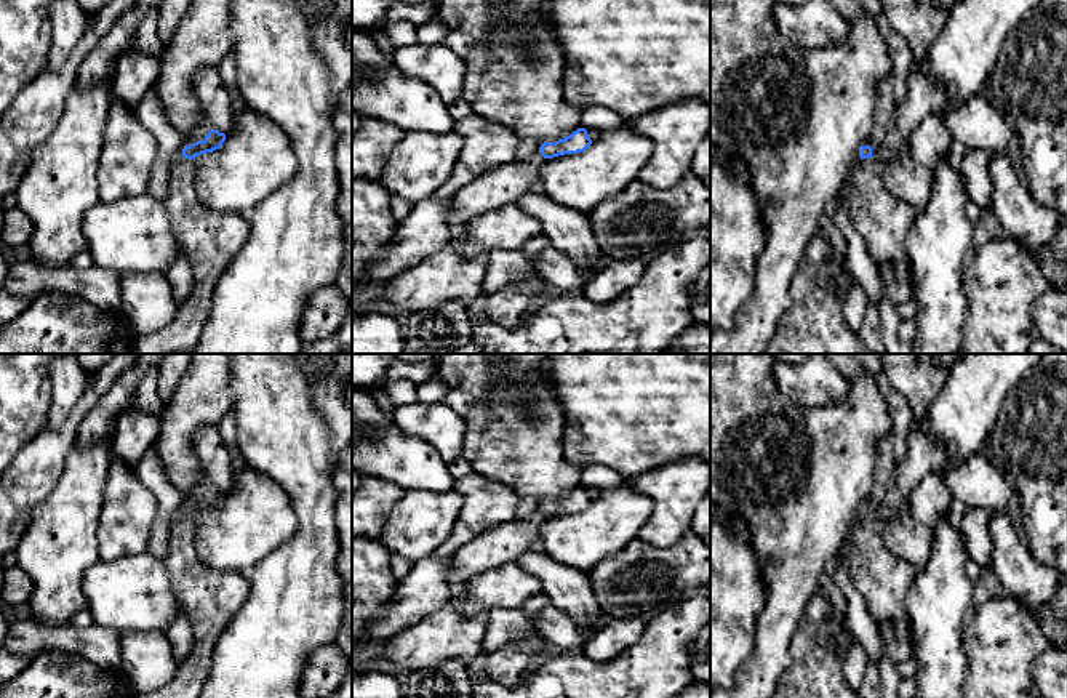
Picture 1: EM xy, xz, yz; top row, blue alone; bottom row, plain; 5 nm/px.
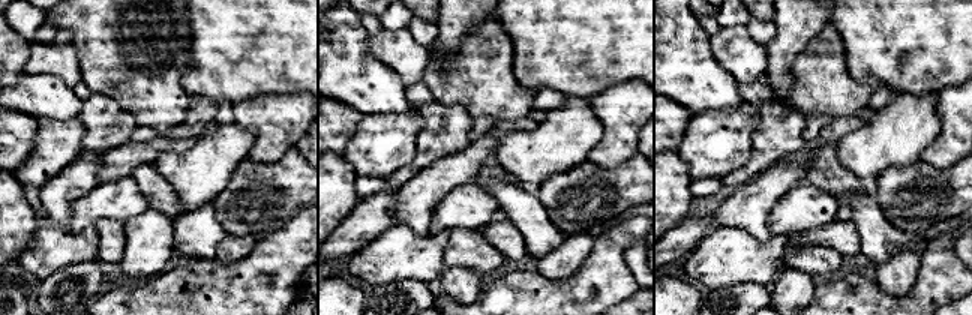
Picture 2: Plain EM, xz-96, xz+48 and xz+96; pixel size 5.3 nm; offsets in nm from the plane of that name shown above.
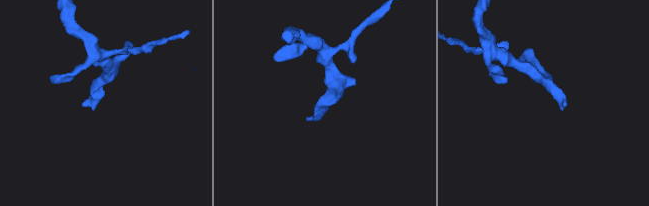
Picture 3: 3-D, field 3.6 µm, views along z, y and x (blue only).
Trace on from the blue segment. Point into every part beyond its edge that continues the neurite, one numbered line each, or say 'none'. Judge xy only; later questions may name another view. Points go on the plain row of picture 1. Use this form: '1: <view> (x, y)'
1: xy (210, 597)

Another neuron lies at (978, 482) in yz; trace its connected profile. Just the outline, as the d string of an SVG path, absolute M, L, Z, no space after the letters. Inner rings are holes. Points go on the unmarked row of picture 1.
M979 451L945 471L941 477L952 495L949 520L953 527L961 525L961 519L969 507L985 507L995 514L1005 514L1016 499L1006 469Z

